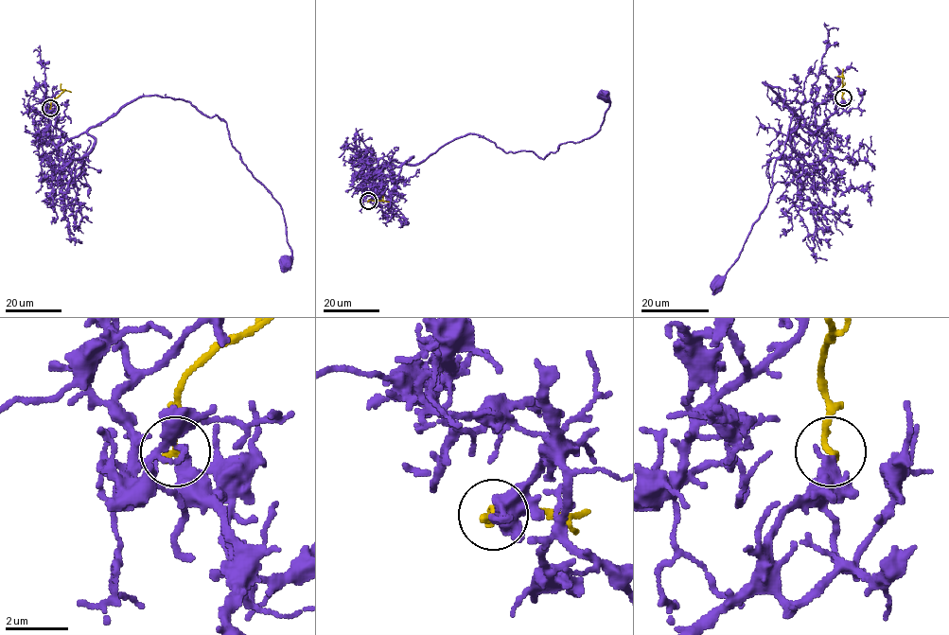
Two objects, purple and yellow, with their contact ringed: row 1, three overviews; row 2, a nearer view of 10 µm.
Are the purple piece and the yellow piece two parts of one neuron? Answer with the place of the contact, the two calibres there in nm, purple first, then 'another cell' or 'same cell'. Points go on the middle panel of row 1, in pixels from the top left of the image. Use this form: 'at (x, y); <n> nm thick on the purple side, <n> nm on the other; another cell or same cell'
at (368, 201); 500 nm thick on the purple side, 280 nm on the other; same cell

